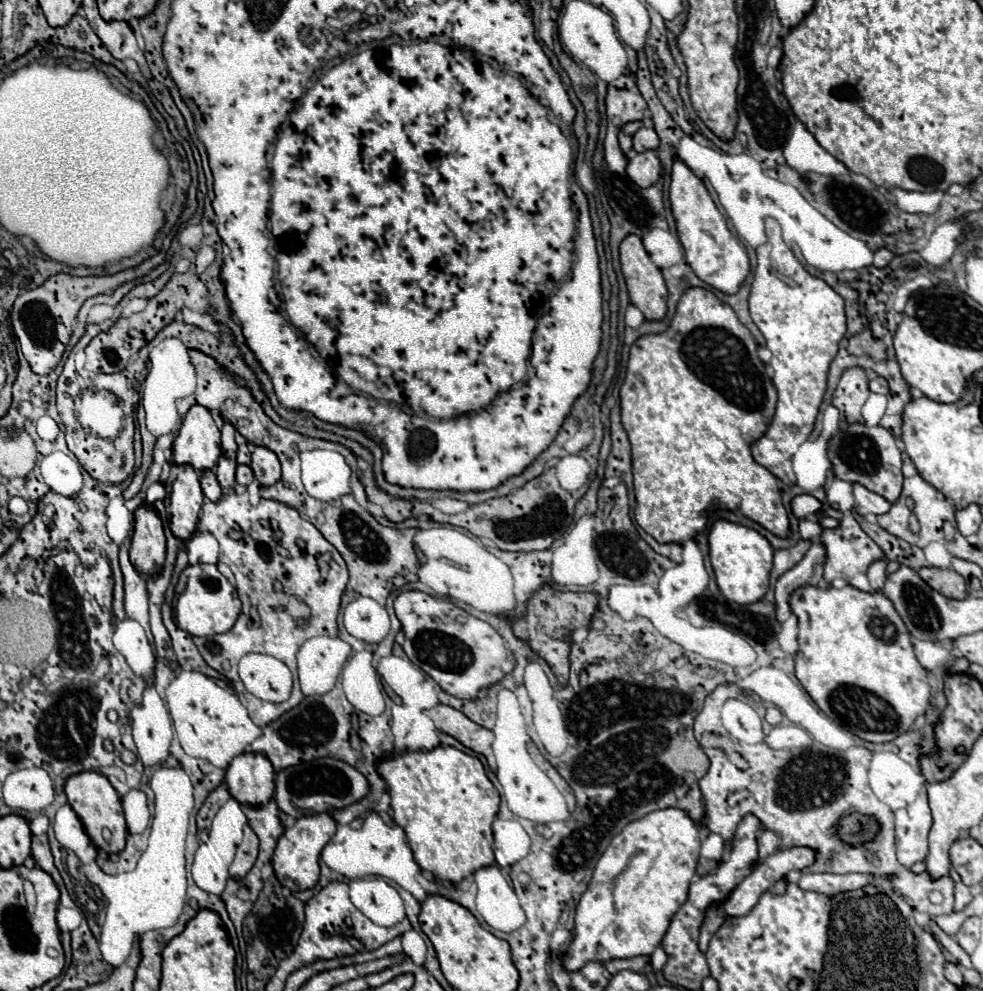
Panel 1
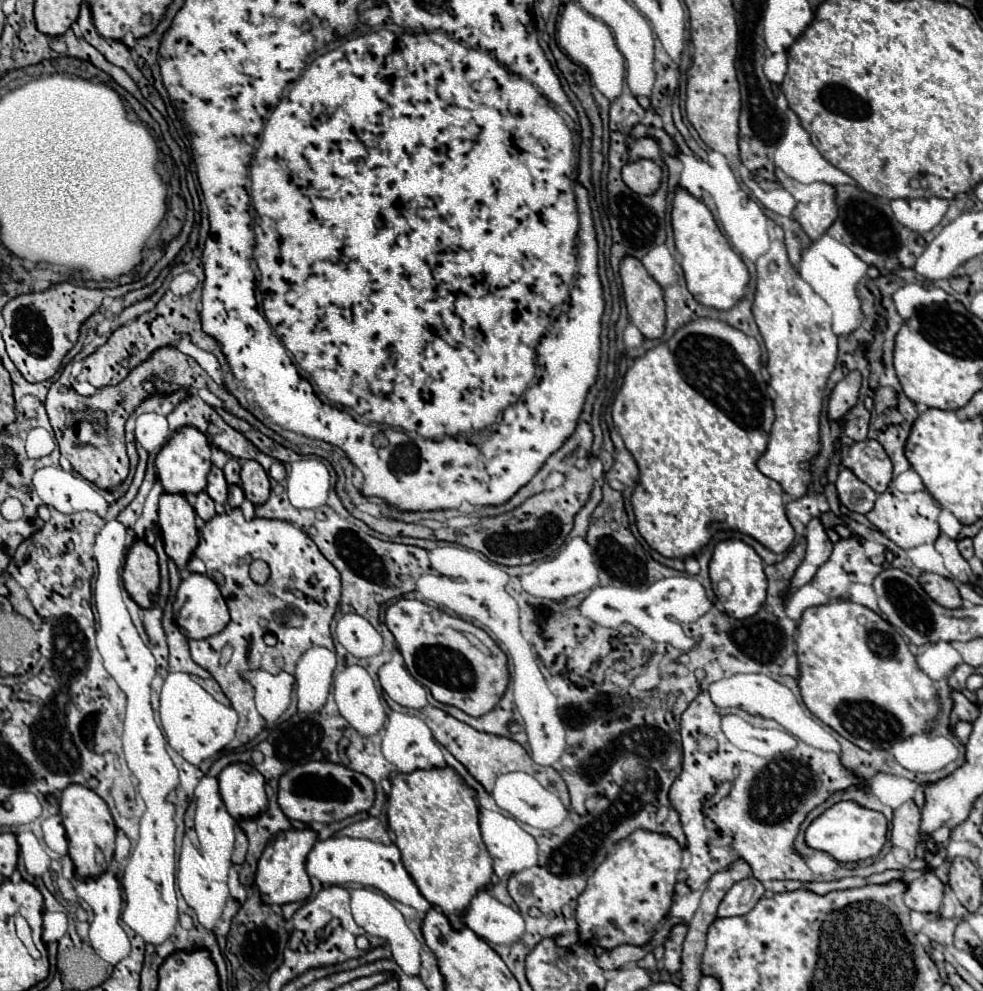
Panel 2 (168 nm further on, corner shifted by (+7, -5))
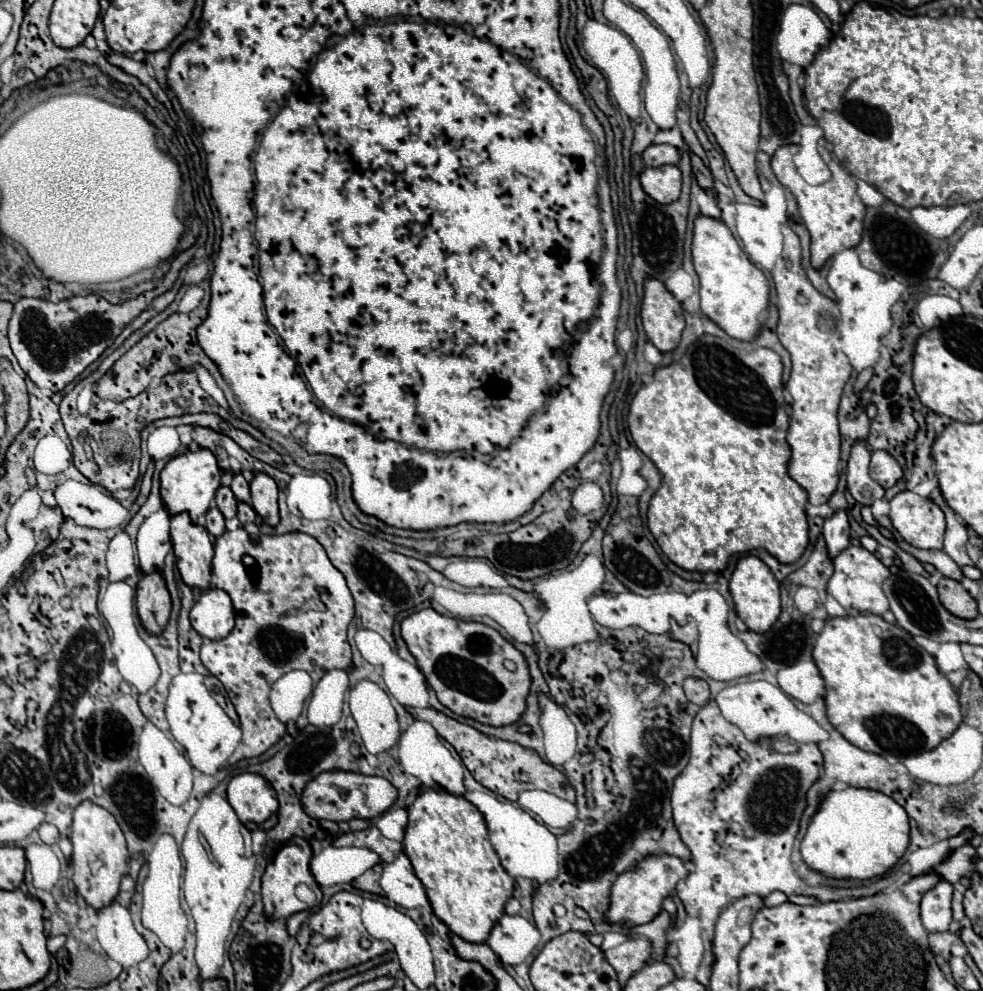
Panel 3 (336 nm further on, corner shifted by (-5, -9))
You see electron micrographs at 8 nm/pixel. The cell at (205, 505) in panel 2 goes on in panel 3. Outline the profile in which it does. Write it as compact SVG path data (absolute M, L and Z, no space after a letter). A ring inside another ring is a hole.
M213 506L213 508L209 508L209 512L205 514L205 518L203 518L203 526L207 528L207 532L211 534L211 536L221 536L221 532L225 532L225 518L221 516L221 512L219 512L219 508L217 506Z

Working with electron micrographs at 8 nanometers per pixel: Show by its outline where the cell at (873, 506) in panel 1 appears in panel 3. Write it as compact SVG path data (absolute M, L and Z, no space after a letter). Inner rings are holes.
M857 440L851 448L847 464L847 488L863 506L869 506L873 500L879 500L885 494L885 490L869 476L869 458L871 450L867 448L867 442Z

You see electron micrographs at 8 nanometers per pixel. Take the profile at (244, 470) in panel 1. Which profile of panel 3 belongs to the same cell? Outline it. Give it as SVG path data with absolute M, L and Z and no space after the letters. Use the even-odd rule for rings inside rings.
M239 504L239 512L237 512L237 518L239 518L239 522L241 524L247 524L247 522L255 522L255 518L257 518L257 514L255 514L255 510L249 506L249 504Z

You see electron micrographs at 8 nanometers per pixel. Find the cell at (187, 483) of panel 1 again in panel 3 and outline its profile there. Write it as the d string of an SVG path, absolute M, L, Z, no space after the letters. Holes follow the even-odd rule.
M187 512L171 516L171 542L177 568L189 588L205 590L211 582L211 536L203 526L195 526Z

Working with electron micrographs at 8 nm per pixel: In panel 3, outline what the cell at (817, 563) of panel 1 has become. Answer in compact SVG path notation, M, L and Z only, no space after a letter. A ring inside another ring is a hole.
M837 510L831 518L825 520L823 536L825 536L827 550L829 550L831 558L835 558L841 550L845 550L849 546L849 518L847 518L847 510Z

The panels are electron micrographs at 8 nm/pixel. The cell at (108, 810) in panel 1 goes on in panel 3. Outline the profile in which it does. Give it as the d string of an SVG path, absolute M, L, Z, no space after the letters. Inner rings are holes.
M85 800L73 812L69 840L73 844L71 866L77 894L83 896L85 902L95 910L109 906L119 896L119 882L127 874L127 862L129 862L126 840L115 818L105 808Z

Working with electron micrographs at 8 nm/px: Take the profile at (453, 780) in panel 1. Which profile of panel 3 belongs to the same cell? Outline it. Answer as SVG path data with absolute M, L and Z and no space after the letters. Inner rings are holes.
M433 788L421 792L415 802L407 808L409 824L405 830L405 854L413 864L415 876L423 882L427 890L427 898L435 916L459 938L467 942L485 944L493 924L505 914L505 902L513 896L515 880L505 872L499 862L497 852L489 842L489 832L481 812L467 802L465 798L453 796L449 792L437 792Z

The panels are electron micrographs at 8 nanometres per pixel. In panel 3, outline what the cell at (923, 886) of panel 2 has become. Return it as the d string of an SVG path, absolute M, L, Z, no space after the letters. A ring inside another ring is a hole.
M935 886L921 900L921 922L927 932L945 932L951 924L953 886Z

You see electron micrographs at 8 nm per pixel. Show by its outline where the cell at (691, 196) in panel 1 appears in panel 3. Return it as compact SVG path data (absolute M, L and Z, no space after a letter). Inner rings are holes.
M699 216L693 230L693 266L699 274L701 310L731 338L753 342L761 332L759 316L769 308L769 282L747 258L725 222Z

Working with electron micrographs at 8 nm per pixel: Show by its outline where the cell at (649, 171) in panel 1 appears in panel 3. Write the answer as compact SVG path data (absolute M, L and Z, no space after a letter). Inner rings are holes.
M677 166L645 168L641 174L641 186L659 204L671 204L681 194L681 170Z

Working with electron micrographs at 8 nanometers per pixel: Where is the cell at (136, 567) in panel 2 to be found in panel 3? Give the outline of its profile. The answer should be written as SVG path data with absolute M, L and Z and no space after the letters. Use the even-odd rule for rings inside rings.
M161 572L145 574L137 586L137 614L149 634L161 634L171 614L171 598Z

